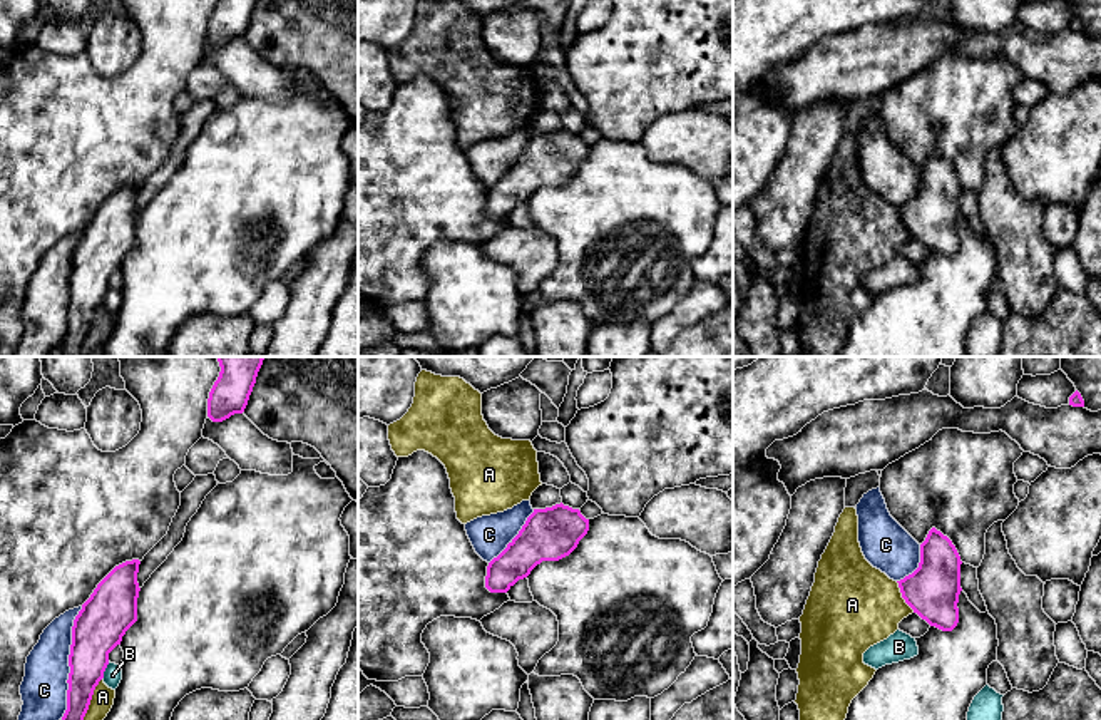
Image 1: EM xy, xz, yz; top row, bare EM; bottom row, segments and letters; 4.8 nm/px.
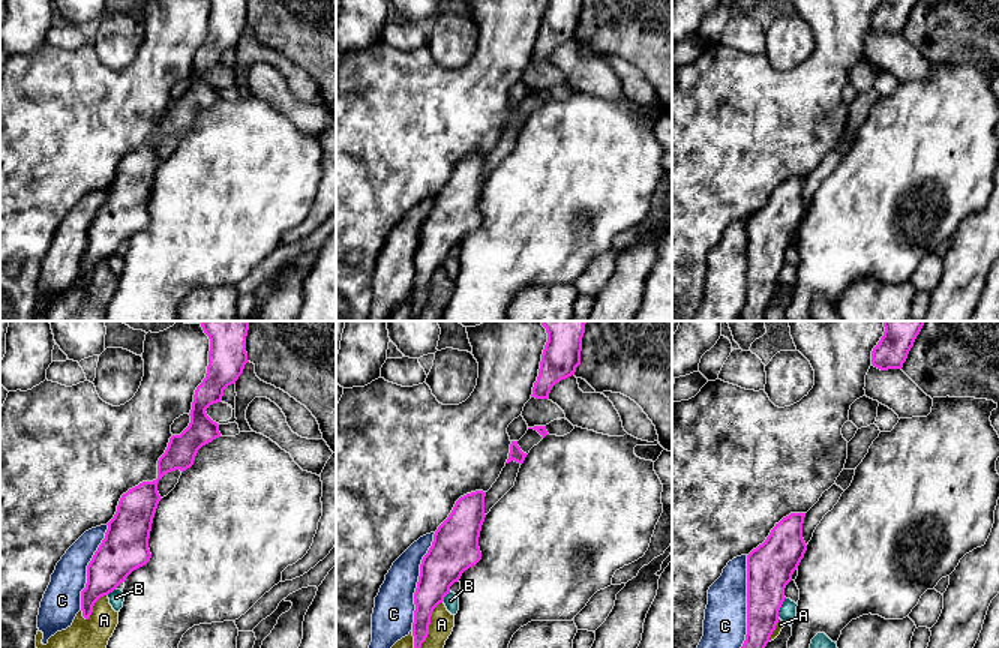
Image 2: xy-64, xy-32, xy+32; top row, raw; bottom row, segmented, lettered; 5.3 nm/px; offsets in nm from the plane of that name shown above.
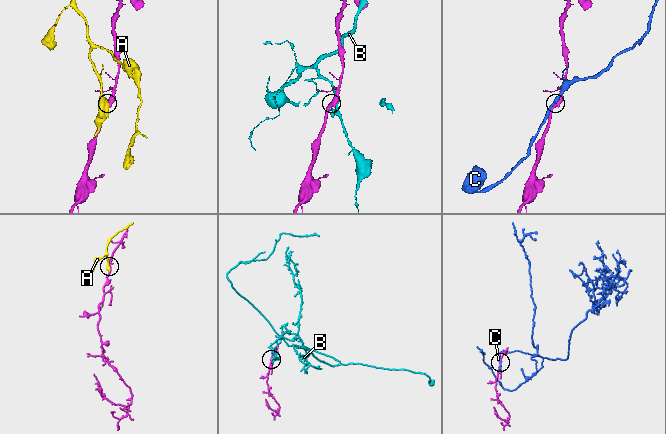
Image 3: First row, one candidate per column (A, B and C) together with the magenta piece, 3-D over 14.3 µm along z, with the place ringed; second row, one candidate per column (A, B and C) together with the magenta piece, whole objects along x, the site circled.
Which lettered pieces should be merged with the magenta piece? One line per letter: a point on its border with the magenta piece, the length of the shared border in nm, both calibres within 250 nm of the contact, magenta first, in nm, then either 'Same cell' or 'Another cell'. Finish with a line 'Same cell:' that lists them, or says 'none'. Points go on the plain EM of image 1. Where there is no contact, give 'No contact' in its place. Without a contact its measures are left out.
A: Touches magenta at xy (89, 329). Shared border 280 nm. Thickness 190 nm (magenta) against 110 nm. Another cell
B: Touches magenta at xy (104, 295). Shared border 100 nm. Thickness 240 nm (magenta) against 90 nm. Another cell
C: Touches magenta at xy (69, 288). Shared border 550 nm. Thickness 240 nm (magenta) against 220 nm. Another cell
Same cell: none

